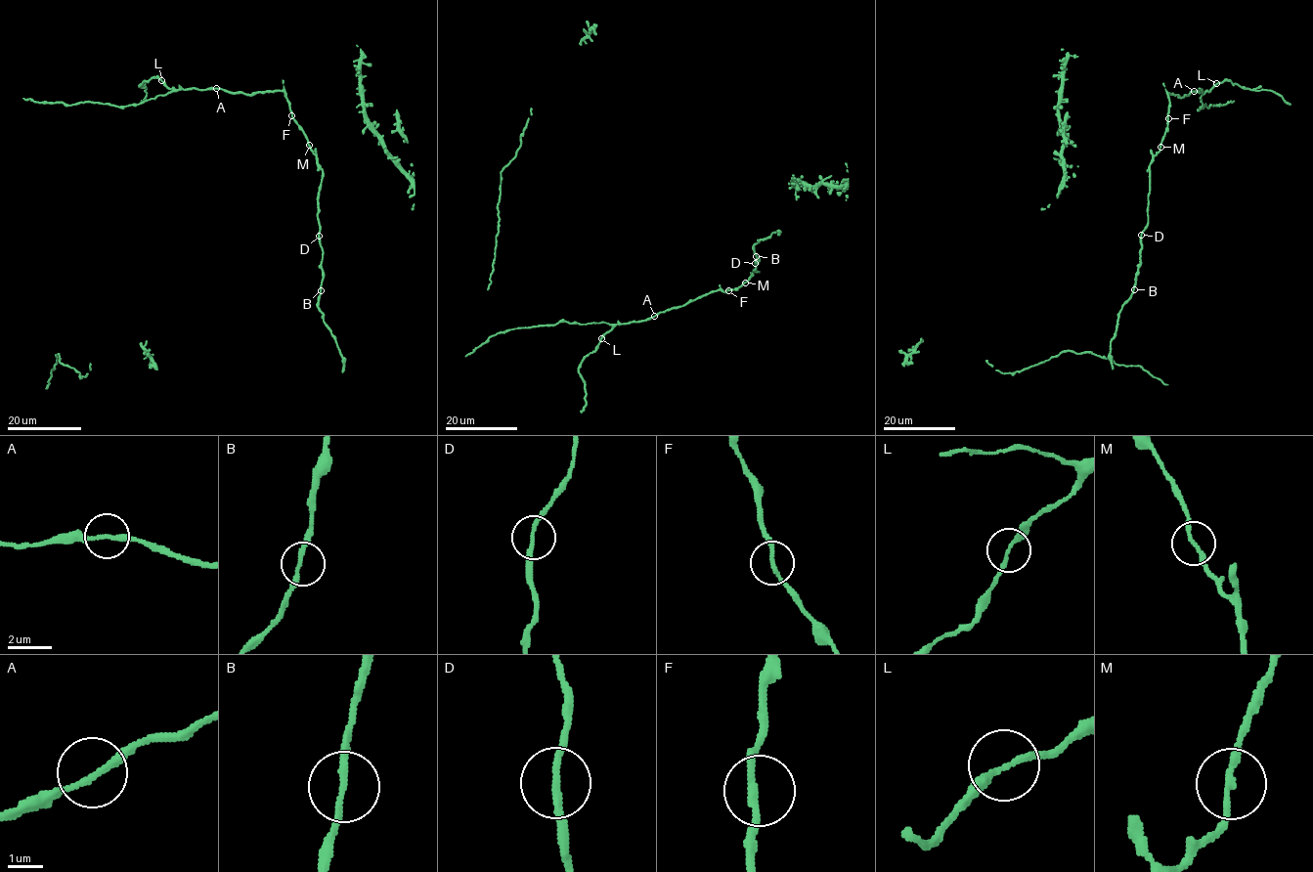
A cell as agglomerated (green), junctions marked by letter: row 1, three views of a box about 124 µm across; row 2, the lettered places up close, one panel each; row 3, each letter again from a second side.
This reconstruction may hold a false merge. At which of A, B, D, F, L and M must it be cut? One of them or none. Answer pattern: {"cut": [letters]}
{"cut": []}

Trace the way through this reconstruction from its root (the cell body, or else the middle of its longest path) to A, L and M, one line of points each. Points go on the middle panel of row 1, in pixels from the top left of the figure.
A: (755, 263), (754, 271), (758, 271), (735, 289), (711, 291), (654, 316)
L: (755, 263), (754, 271), (758, 271), (735, 289), (711, 291), (644, 320), (616, 324), (601, 339)
M: (755, 263), (754, 271), (758, 271), (744, 283)

